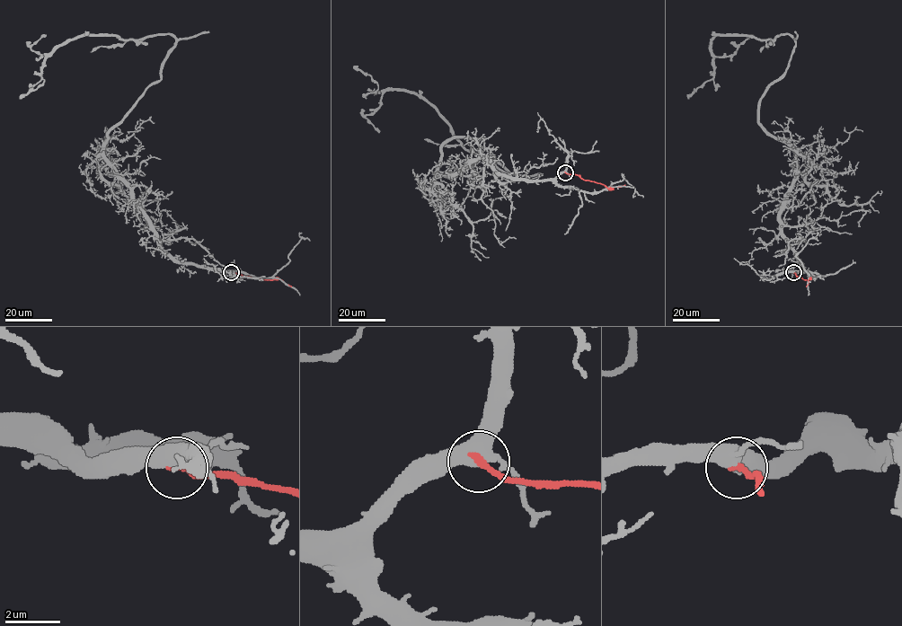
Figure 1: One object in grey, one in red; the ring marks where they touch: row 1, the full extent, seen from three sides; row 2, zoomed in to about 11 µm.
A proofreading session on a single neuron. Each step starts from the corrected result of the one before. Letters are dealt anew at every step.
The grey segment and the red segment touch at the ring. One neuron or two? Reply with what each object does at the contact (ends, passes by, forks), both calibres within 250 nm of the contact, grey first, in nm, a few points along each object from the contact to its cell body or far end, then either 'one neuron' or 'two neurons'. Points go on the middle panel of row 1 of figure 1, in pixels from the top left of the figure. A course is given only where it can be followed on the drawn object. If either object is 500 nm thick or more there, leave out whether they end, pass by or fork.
grey forks | red ends | 400/240 nm | grey via (565, 172), (511, 180), (478, 159), (440, 175), (455, 137), (509, 172), (426, 101), (375, 92), (353, 66) | red via (565, 172), (609, 188), (624, 185) | two neurons

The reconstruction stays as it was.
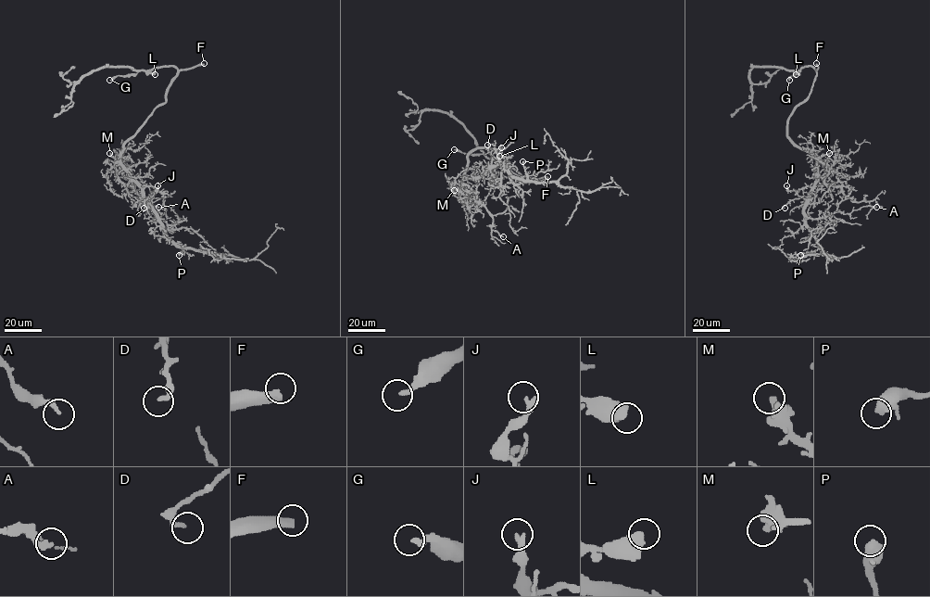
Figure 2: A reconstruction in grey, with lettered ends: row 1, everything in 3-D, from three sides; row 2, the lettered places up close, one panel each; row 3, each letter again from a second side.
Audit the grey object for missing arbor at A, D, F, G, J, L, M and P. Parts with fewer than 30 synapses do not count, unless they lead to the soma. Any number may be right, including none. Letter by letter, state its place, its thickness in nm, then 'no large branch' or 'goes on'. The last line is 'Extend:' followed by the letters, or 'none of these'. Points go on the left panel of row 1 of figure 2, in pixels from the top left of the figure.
A: place (158, 207); calibre 260 nm; no large branch
D: place (144, 208); calibre 200 nm; no large branch
F: place (204, 63); calibre 400 nm; goes on
G: place (109, 80); calibre 240 nm; no large branch
J: place (157, 185); calibre 280 nm; no large branch
L: place (155, 74); calibre 550 nm; no large branch
M: place (109, 153); calibre 400 nm; no large branch
P: place (179, 255); calibre 400 nm; no large branch
Extend: F

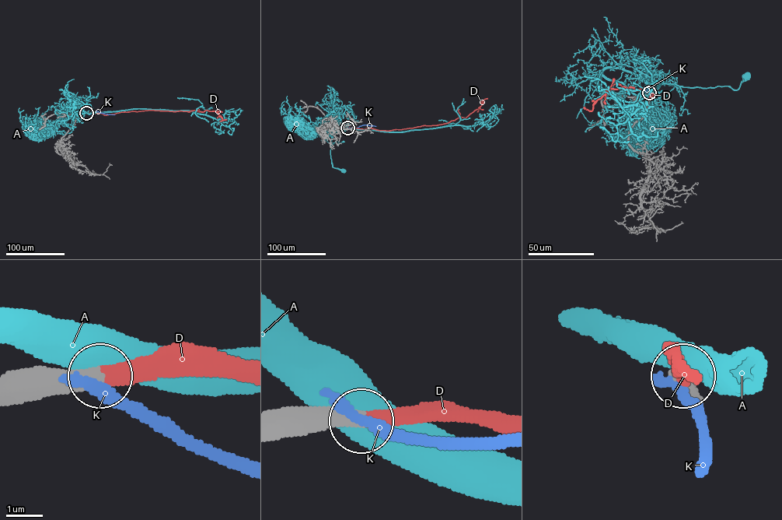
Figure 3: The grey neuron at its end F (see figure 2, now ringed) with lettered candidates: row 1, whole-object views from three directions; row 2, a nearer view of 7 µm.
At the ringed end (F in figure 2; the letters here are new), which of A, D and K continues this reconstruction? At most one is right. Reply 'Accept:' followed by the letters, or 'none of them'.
Accept: D

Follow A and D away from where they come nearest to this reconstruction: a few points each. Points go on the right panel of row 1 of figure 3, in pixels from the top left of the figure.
A: (649, 93), (635, 95), (602, 71), (620, 68), (648, 82), (734, 89), (746, 76)
D: (649, 93), (651, 97), (656, 90), (651, 86), (609, 89), (592, 110), (584, 107)

